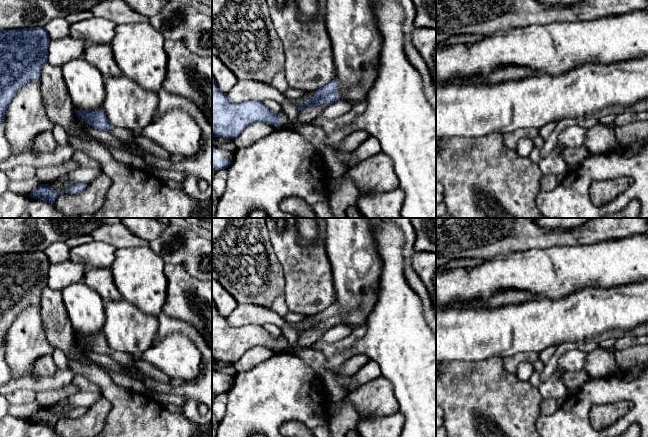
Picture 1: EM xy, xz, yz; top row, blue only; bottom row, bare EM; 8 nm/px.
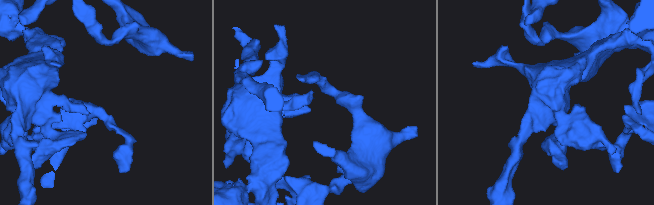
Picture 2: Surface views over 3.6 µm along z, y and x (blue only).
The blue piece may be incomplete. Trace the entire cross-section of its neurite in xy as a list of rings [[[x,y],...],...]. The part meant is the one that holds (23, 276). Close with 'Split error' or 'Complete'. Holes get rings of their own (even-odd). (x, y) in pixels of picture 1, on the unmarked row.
[[[43,251],[0,255],[0,347],[18,315],[27,307],[39,304],[41,294],[48,286],[50,265]]]. Complete

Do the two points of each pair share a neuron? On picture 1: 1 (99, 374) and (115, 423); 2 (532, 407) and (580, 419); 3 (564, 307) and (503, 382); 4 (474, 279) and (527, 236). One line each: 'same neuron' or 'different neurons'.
1: same neuron
2: different neurons
3: different neurons
4: different neurons

